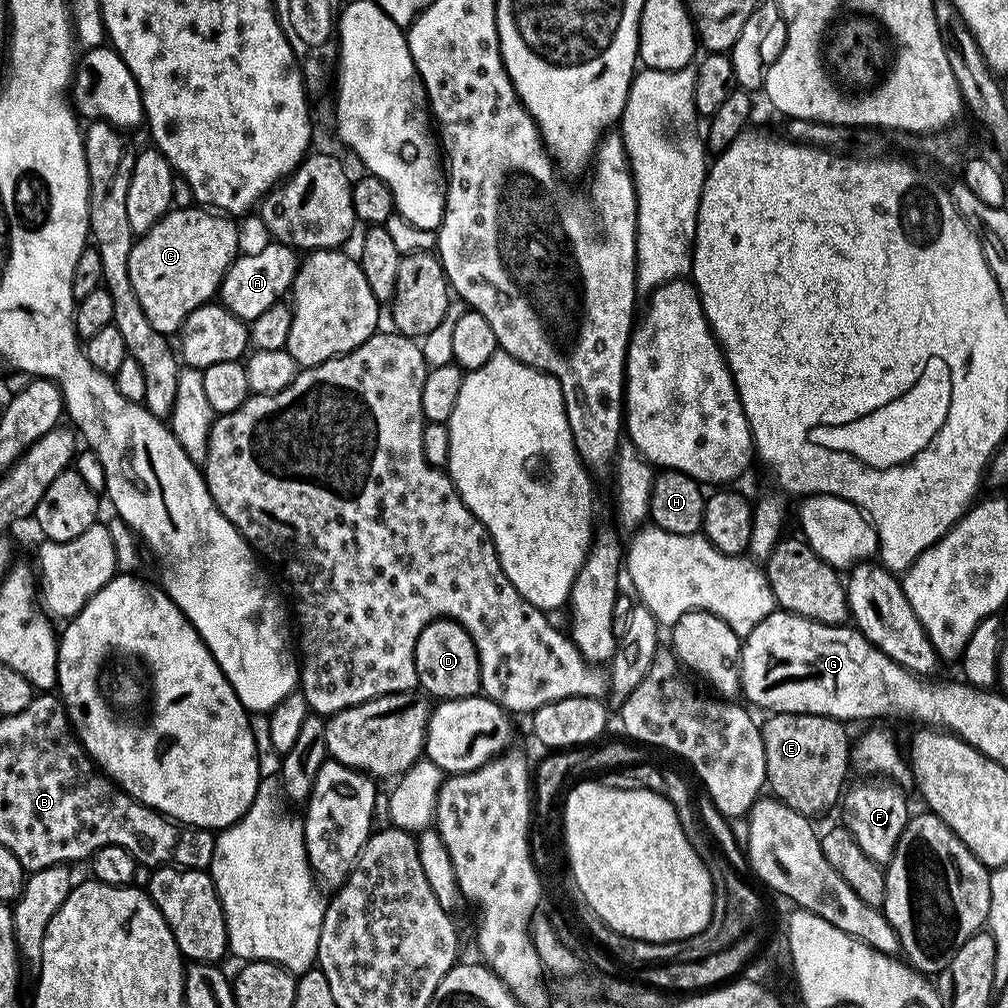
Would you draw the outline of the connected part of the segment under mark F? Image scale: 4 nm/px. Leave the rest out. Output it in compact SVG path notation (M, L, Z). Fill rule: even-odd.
M868 778L865 781L865 784L860 784L857 788L849 787L843 793L844 820L842 824L850 830L850 834L854 834L854 842L862 846L866 858L870 858L875 864L887 866L898 846L898 838L910 819L908 800L896 789L899 787L895 783L885 782L880 778Z

